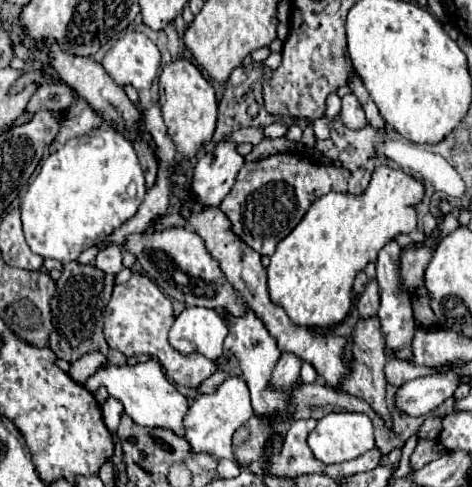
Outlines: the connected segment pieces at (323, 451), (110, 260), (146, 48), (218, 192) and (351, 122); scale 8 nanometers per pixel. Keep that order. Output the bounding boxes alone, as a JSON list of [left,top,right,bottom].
[[308,413,374,463],[96,247,124,275],[102,31,158,91],[190,143,244,207],[340,95,368,129]]

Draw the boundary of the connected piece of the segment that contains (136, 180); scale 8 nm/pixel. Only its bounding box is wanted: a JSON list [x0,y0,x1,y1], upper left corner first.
[20,127,146,263]

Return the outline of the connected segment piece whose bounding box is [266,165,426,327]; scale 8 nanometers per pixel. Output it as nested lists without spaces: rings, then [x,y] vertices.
[[[378,165],[368,189],[360,195],[328,193],[316,199],[294,231],[278,243],[268,265],[270,299],[282,305],[300,327],[334,327],[350,311],[352,283],[368,263],[376,263],[380,249],[400,233],[418,229],[416,205],[426,187],[404,171]]]

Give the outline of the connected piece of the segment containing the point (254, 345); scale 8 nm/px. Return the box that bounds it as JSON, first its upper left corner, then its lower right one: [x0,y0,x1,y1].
[224,309,300,423]

